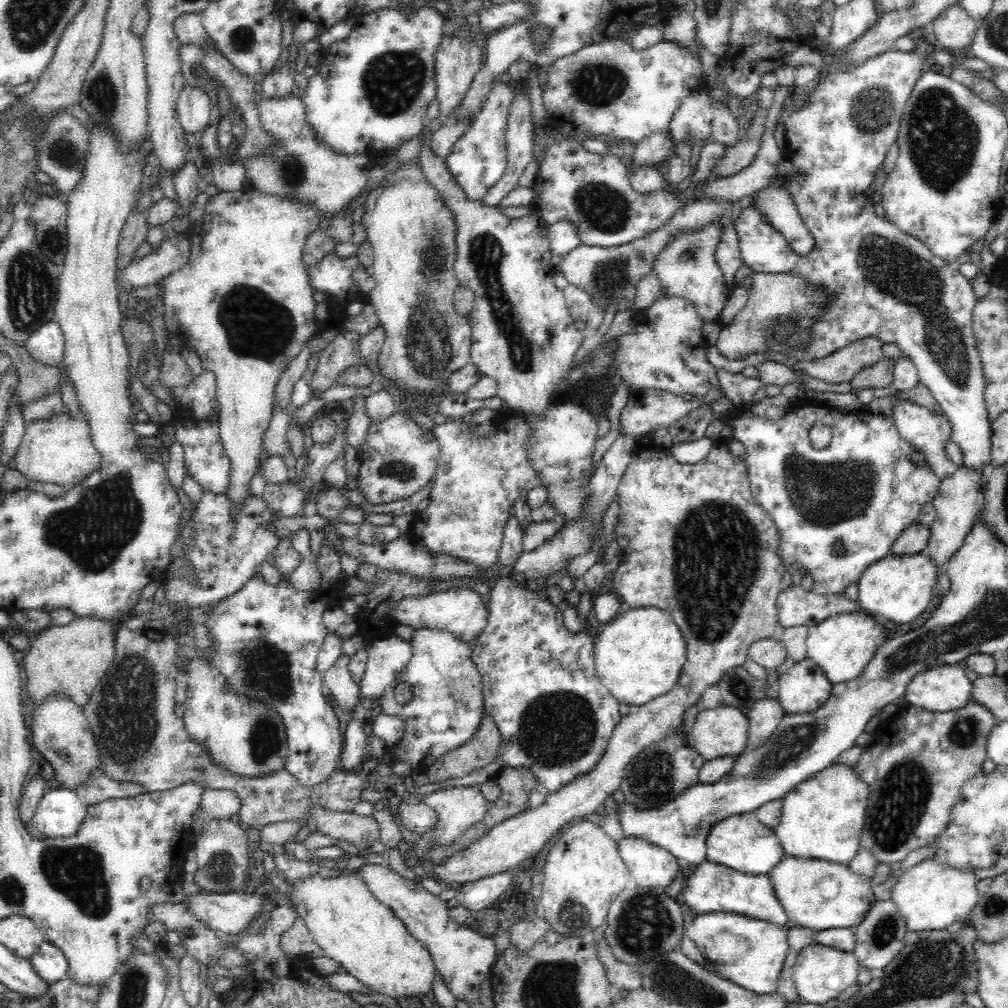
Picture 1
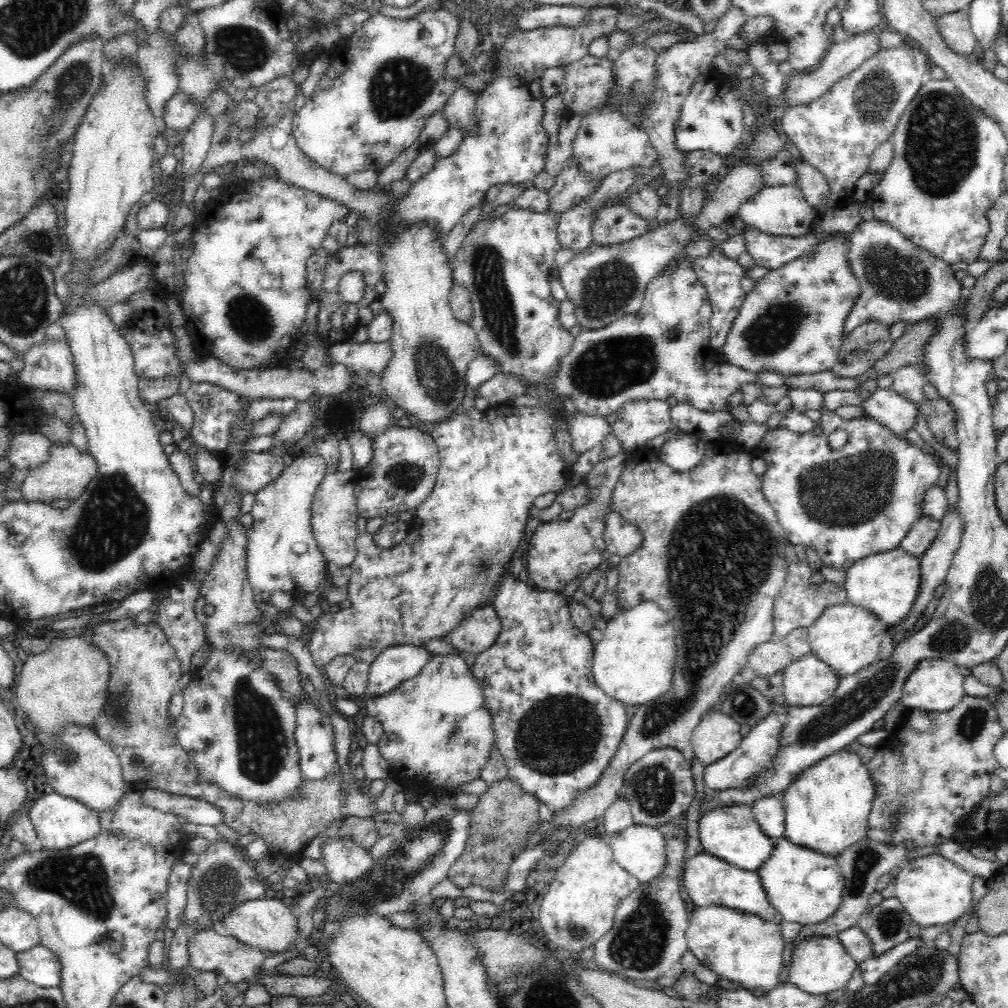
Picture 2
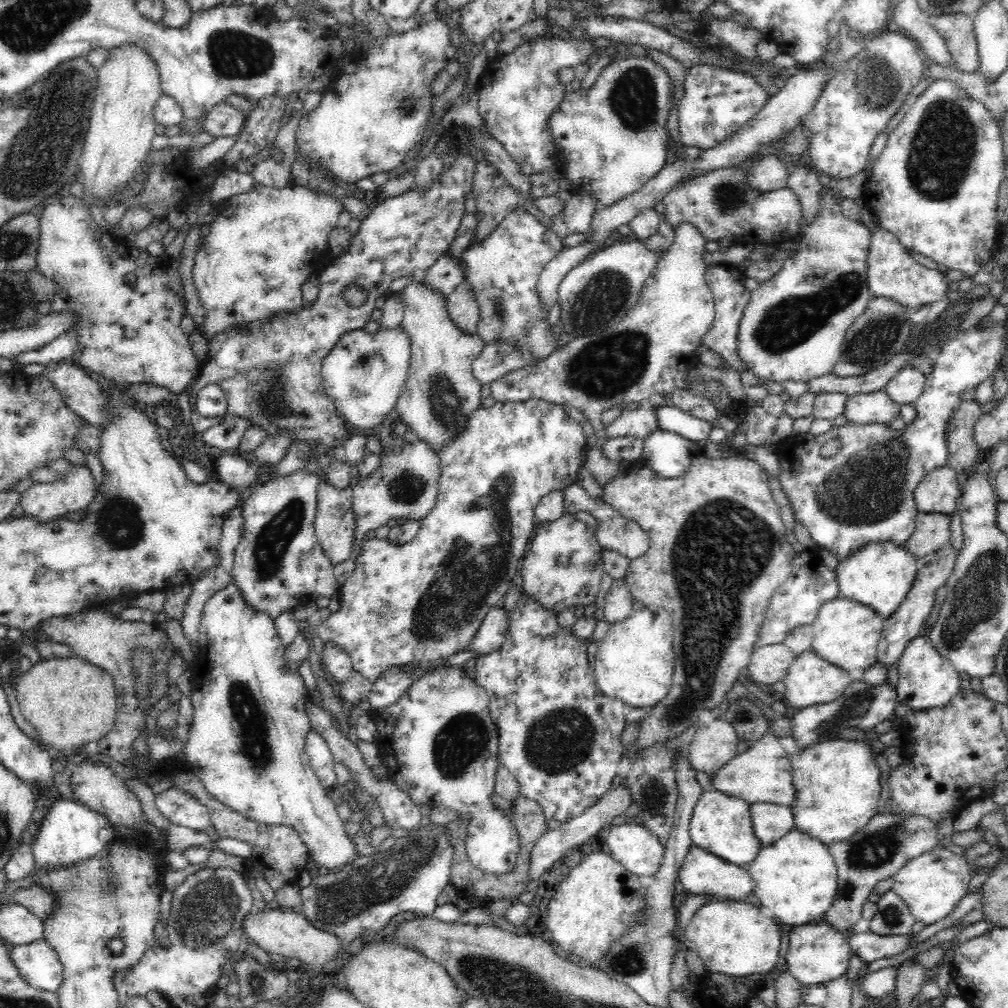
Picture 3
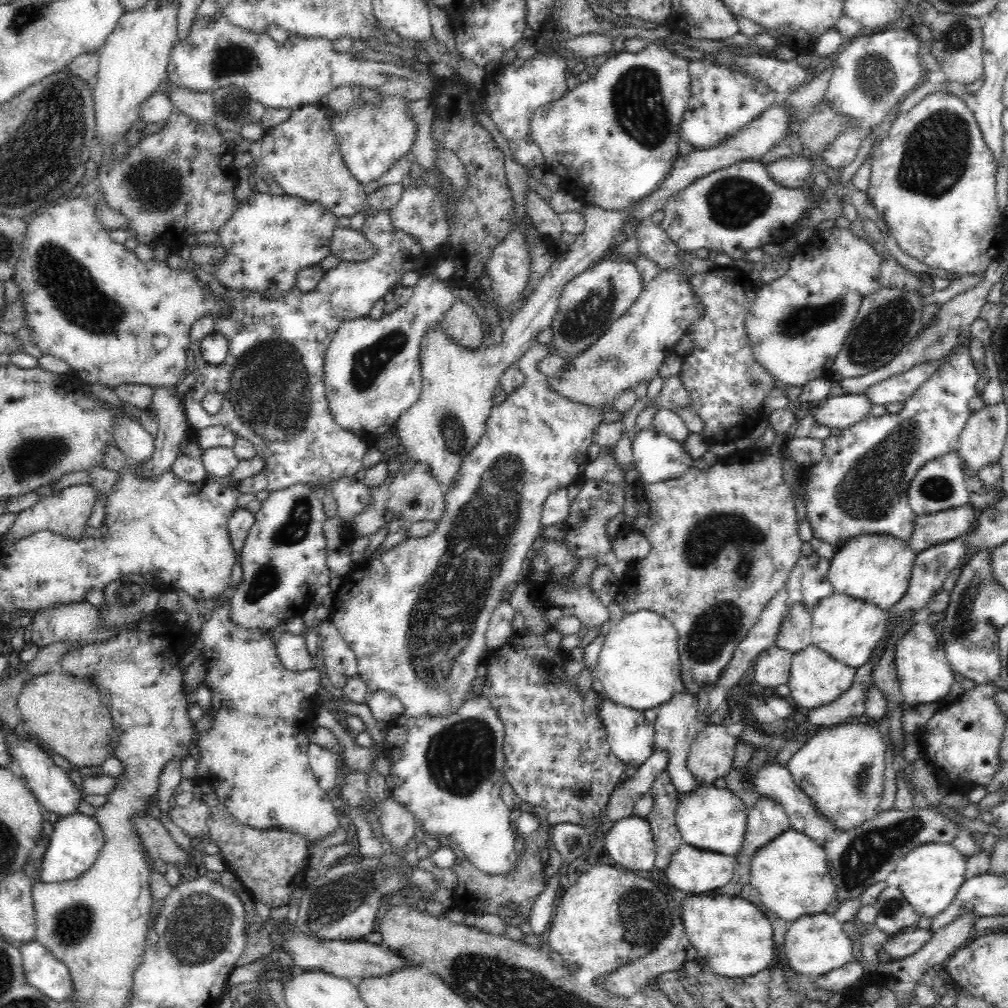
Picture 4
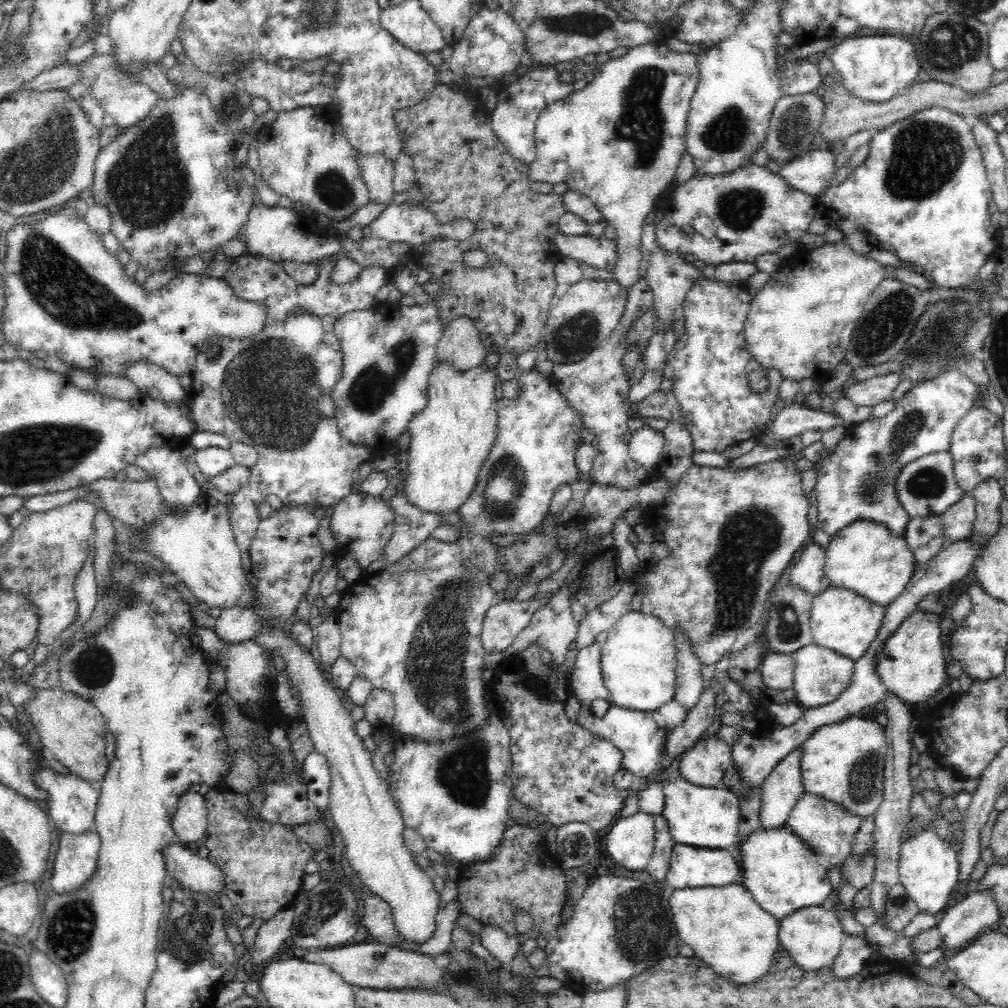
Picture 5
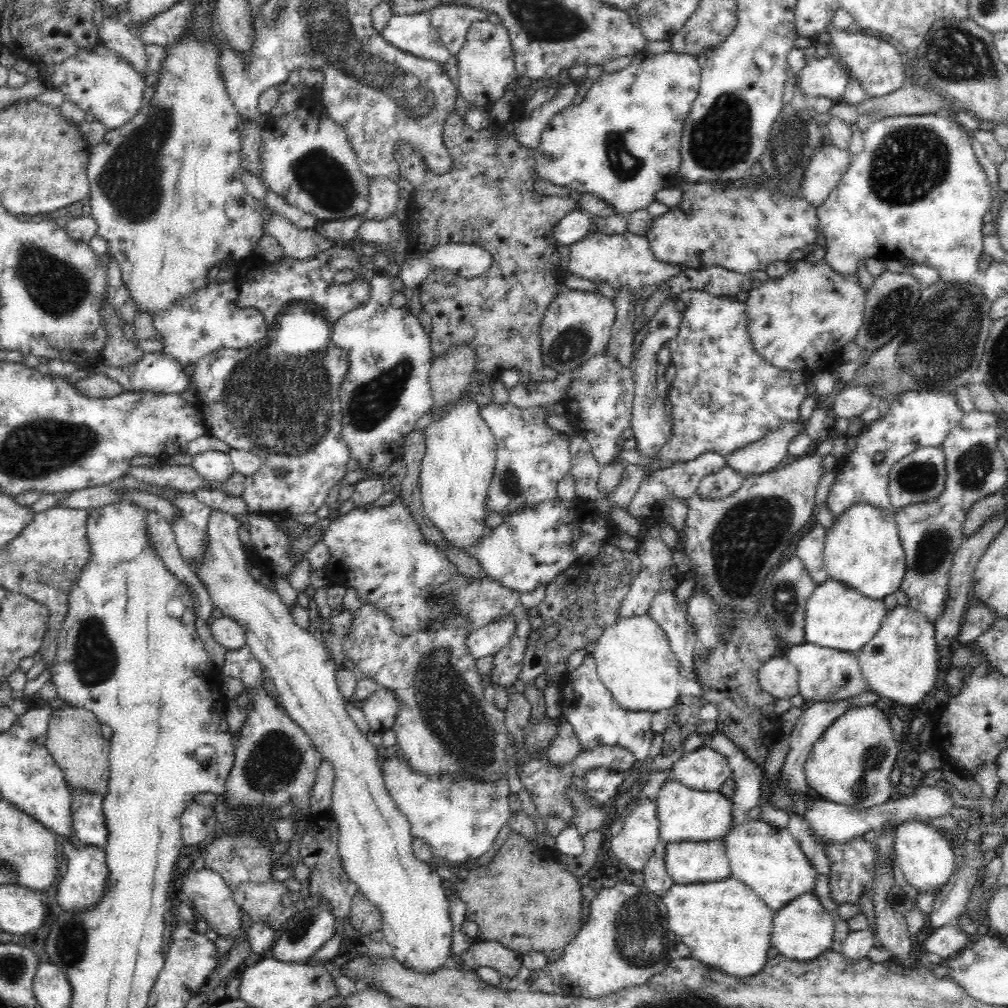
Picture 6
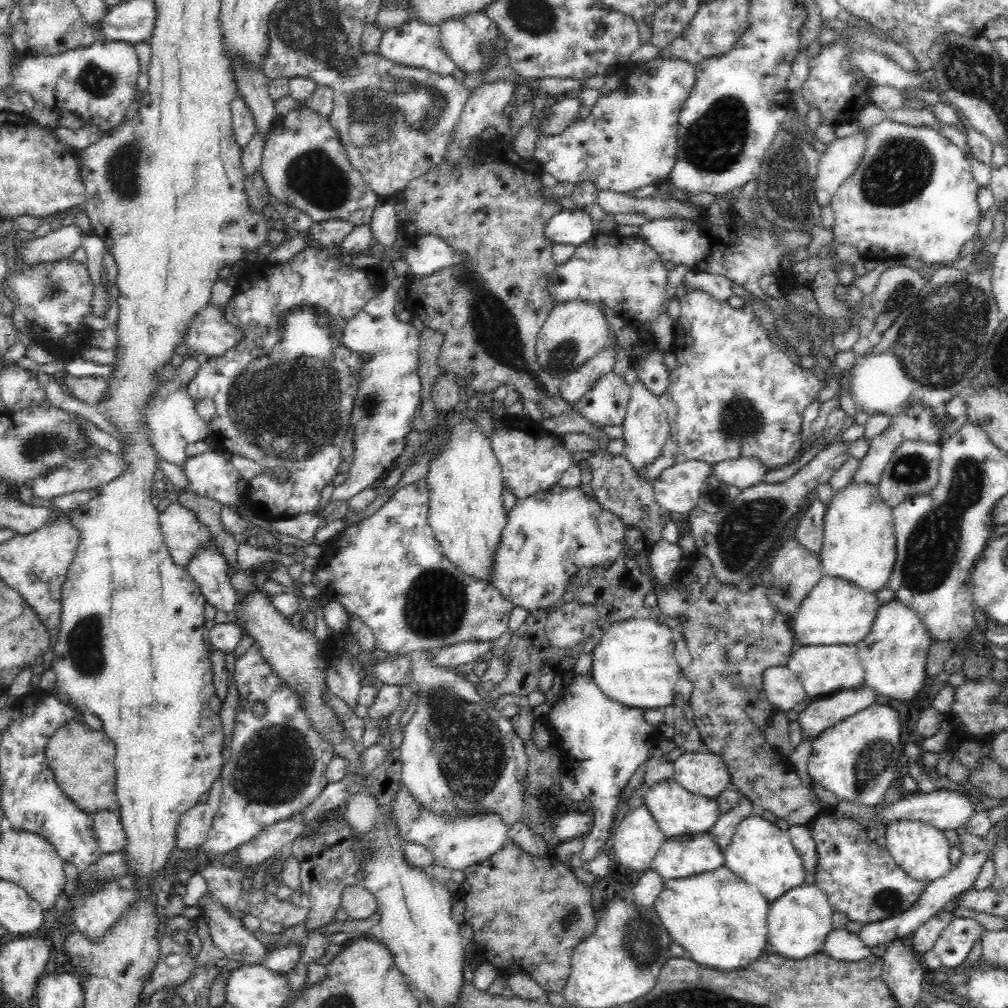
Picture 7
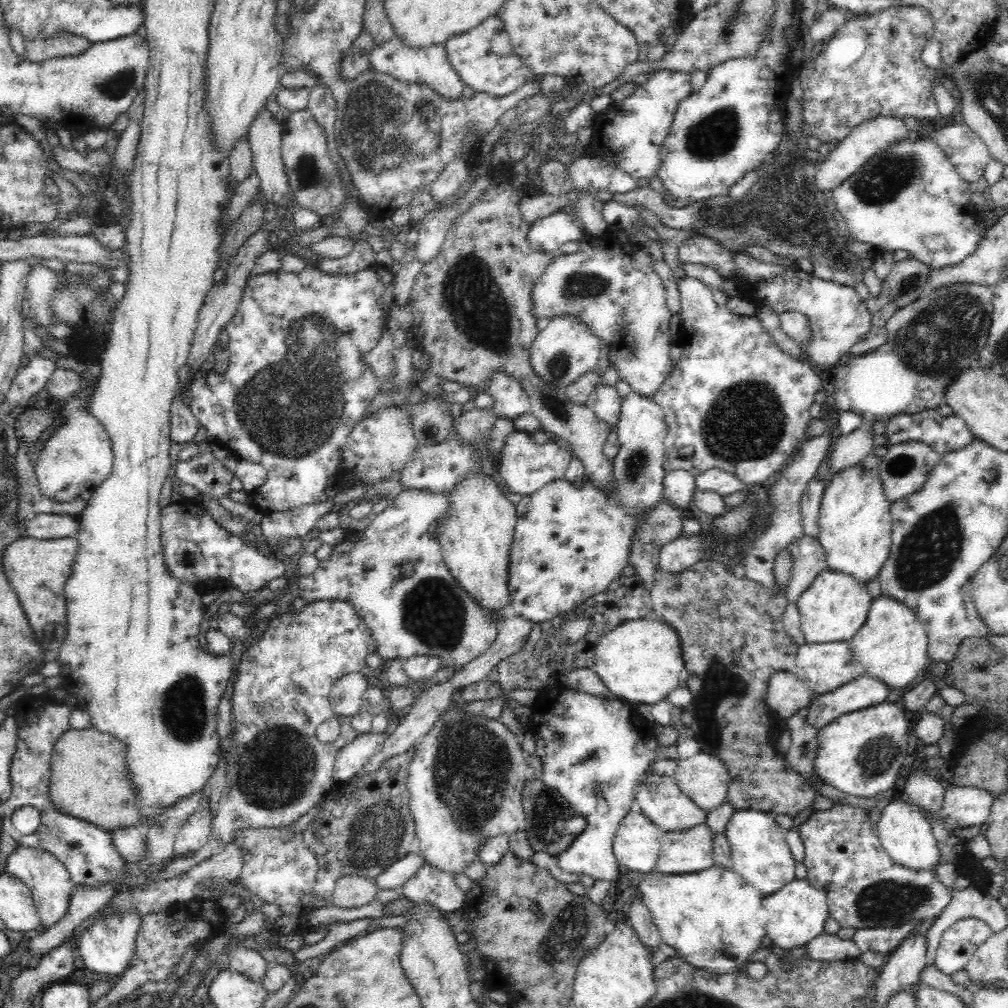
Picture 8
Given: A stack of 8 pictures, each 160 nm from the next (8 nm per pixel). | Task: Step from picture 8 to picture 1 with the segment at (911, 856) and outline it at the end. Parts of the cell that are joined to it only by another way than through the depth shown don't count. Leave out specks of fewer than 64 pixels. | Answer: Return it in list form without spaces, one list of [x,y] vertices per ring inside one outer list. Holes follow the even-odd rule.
[[[935,858],[925,859],[902,872],[891,890],[891,899],[896,903],[899,913],[906,919],[910,932],[921,930],[939,931],[946,926],[964,921],[978,902],[977,879],[971,872],[958,870],[942,864]]]

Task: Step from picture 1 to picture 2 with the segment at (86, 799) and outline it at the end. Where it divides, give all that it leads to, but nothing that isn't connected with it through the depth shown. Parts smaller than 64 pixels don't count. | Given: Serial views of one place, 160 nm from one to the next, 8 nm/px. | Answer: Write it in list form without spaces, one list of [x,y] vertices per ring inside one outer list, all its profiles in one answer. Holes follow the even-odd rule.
[[[148,789],[143,790],[141,796],[144,803],[162,813],[172,813],[178,817],[184,817],[184,822],[192,824],[208,824],[208,826],[218,826],[222,823],[222,813],[212,804],[204,800],[197,800],[179,794],[170,794],[164,790]]]

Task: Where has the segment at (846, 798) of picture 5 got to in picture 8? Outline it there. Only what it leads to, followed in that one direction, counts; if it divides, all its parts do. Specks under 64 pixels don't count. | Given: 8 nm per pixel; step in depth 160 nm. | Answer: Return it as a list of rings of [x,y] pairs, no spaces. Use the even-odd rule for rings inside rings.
[[[888,702],[840,714],[817,732],[819,747],[814,761],[815,774],[823,778],[825,784],[846,794],[857,797],[887,795],[894,787],[902,762],[908,754],[910,734],[904,710]]]

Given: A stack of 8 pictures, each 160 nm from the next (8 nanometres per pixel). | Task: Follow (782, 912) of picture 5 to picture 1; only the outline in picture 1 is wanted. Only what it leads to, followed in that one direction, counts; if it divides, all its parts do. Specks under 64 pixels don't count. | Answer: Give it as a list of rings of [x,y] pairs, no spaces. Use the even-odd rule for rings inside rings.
[[[784,854],[766,875],[772,883],[776,899],[788,915],[788,922],[818,931],[855,927],[877,901],[872,893],[872,881],[852,874],[846,865],[819,858],[798,858]]]

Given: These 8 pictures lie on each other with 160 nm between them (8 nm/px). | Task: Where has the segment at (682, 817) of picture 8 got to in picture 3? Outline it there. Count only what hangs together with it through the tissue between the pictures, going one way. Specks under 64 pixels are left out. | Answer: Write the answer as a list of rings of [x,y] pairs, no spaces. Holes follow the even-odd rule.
[[[714,788],[703,791],[688,822],[690,840],[696,846],[719,856],[726,862],[747,867],[761,849],[760,841],[756,839],[752,831],[751,808],[752,806],[744,800],[729,796]]]

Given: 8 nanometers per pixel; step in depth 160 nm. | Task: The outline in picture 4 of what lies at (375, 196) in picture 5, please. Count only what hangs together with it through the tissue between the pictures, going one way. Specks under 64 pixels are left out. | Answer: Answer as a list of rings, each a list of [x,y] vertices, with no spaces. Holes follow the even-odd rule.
[[[384,97],[384,108],[370,108],[358,101],[348,114],[332,116],[332,132],[336,135],[337,145],[343,161],[347,164],[352,177],[360,184],[368,186],[380,182],[384,174],[391,170],[395,162],[410,151],[416,138],[416,125],[406,114],[406,100]]]

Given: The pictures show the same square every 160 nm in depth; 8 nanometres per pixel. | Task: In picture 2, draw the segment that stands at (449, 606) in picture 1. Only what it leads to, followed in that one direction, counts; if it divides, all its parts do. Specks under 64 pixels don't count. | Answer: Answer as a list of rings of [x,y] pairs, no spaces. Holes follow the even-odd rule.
[[[491,603],[473,610],[445,640],[461,653],[480,655],[486,652],[501,631],[500,617]]]

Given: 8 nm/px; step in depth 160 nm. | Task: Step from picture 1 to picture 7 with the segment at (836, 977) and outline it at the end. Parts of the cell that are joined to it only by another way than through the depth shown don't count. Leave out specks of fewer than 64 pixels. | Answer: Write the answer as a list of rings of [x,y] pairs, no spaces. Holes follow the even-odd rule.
[[[802,883],[794,886],[768,904],[767,942],[780,956],[802,960],[822,948],[827,934],[833,929],[832,913],[828,896],[815,884]]]

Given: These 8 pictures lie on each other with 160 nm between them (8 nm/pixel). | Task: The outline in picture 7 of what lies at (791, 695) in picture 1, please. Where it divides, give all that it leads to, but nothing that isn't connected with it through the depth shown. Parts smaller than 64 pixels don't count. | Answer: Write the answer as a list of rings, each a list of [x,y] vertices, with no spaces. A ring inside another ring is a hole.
[[[855,645],[797,646],[787,668],[803,684],[809,701],[864,683],[865,672]]]

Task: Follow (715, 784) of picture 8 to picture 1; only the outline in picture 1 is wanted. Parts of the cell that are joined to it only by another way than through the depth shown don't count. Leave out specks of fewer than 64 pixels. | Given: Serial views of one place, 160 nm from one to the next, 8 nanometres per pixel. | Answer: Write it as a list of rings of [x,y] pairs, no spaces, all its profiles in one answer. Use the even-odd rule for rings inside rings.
[[[721,704],[714,710],[700,710],[692,728],[692,747],[705,761],[738,754],[746,746],[748,726],[749,719],[734,707]]]

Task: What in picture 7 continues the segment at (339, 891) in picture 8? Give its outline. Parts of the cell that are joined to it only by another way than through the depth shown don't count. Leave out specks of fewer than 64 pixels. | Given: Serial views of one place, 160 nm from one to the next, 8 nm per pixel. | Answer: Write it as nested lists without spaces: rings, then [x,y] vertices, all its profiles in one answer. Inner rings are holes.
[[[363,881],[344,886],[340,894],[340,904],[349,919],[364,920],[370,918],[378,908],[378,901],[363,885]]]

